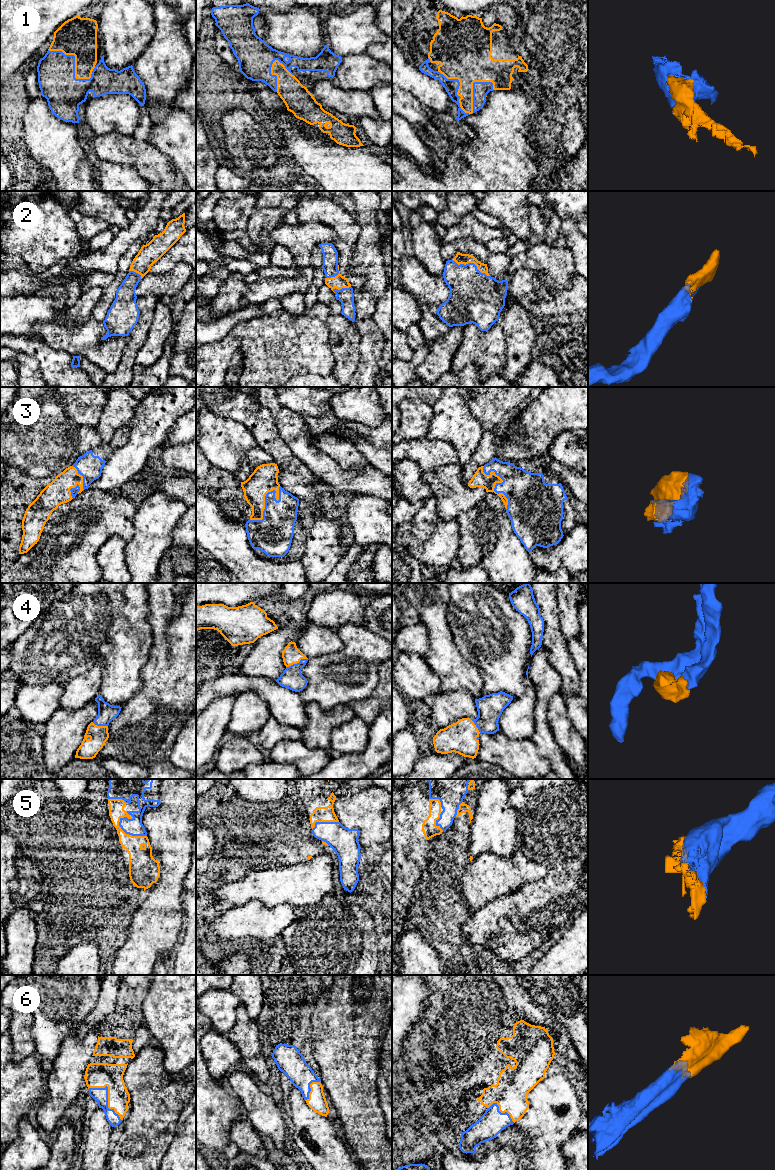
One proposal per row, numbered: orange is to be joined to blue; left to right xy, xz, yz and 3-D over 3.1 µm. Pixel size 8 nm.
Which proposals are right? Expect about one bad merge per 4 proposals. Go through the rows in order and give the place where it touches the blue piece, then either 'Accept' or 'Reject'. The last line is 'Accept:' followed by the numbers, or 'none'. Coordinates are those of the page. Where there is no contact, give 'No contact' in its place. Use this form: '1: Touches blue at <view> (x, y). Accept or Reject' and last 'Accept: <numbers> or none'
1: Touches blue at xy (74, 62). Accept
2: Touches blue at yz (471, 263). Accept
3: Touches blue at xz (265, 497). Accept
4: Touches blue at xz (297, 663). Accept
5: Touches blue at xy (129, 834). Accept
6: Touches blue at xy (107, 1096). Accept
Accept: 1, 2, 3, 4, 5, 6

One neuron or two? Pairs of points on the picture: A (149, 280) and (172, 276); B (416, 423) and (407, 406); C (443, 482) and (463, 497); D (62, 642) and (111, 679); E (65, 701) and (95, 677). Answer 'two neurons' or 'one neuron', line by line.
A: one neuron
B: one neuron
C: one neuron
D: one neuron
E: one neuron

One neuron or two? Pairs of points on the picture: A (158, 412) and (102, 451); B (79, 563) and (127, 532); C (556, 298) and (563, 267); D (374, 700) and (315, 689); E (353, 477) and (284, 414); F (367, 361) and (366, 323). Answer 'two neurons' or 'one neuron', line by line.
A: two neurons
B: one neuron
C: two neurons
D: two neurons
E: one neuron
F: one neuron

